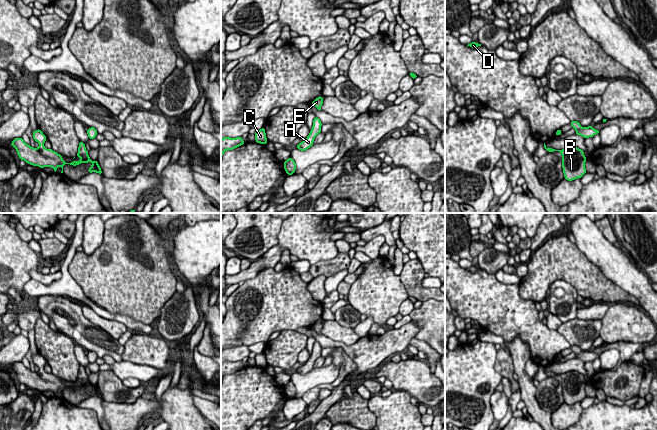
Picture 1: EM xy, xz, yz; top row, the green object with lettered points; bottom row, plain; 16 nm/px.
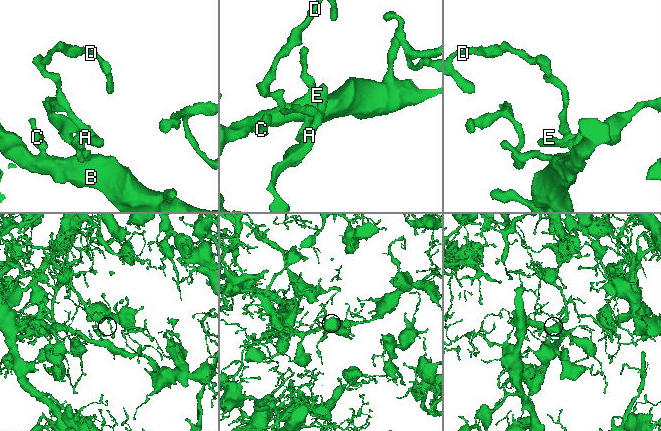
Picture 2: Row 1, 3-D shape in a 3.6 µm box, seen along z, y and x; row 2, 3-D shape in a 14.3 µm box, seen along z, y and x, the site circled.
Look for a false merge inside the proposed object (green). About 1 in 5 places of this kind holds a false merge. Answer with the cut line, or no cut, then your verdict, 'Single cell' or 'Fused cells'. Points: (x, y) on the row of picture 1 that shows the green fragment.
No split. Single cell

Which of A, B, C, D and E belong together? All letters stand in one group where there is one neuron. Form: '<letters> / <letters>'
A B C D E

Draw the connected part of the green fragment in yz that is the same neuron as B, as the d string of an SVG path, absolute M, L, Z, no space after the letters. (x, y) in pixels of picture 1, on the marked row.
M545 143L544 148L548 152L559 151L562 154L562 168L566 180L572 181L581 178L586 173L585 162L587 158L583 150L577 147L555 150L547 148Z

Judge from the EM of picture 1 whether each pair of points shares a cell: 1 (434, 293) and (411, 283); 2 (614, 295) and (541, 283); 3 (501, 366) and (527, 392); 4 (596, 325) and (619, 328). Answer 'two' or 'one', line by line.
1: one
2: one
3: two
4: two

